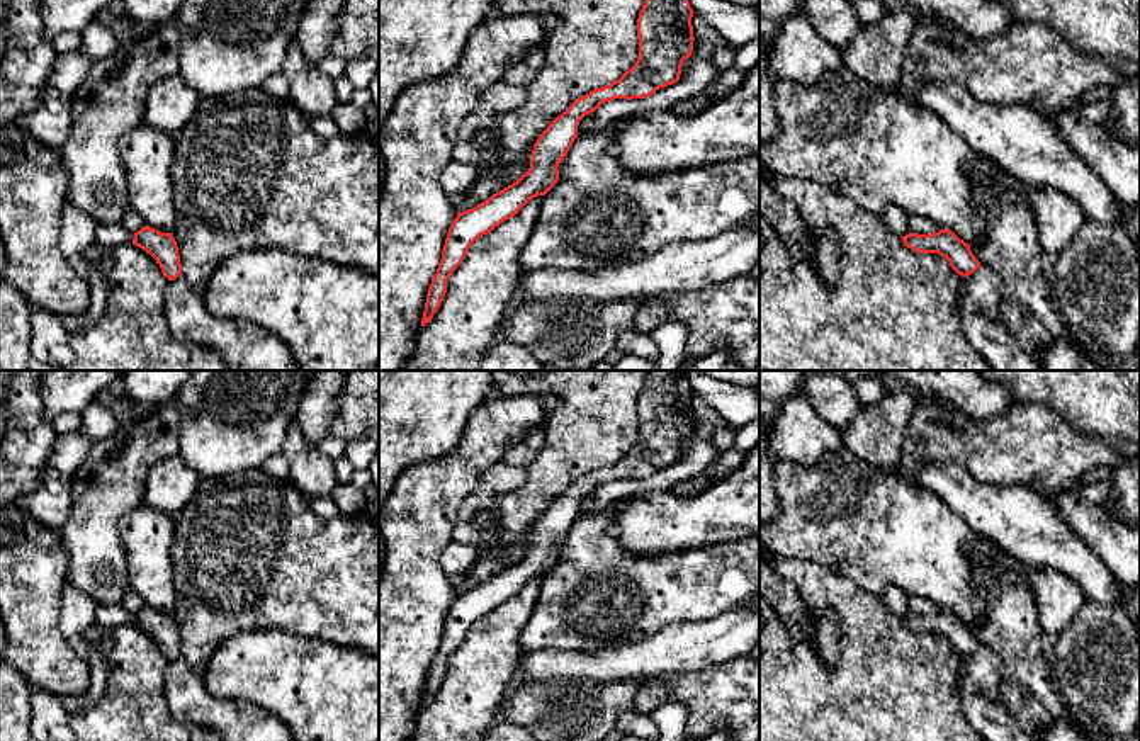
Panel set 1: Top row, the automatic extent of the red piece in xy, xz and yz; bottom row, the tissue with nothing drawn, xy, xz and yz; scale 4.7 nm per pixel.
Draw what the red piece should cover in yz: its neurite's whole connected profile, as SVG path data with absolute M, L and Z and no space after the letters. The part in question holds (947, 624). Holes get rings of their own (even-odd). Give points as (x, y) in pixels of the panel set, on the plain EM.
M941 608L938 614L928 615L909 614L900 619L904 625L916 634L938 634L945 637L951 649L962 658L974 654L980 648L970 625L950 610Z

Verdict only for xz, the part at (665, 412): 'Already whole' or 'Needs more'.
Already whole

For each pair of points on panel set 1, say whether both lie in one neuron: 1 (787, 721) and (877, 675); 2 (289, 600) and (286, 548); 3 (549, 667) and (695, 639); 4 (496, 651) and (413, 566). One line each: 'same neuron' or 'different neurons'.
1: same neuron
2: same neuron
3: same neuron
4: different neurons

